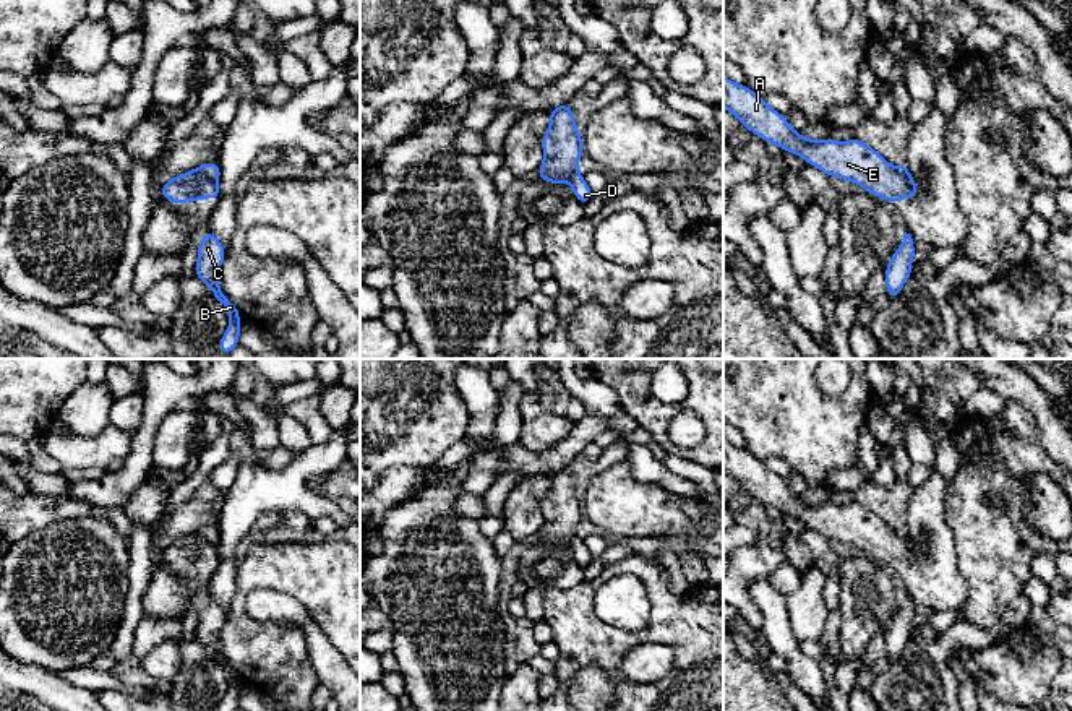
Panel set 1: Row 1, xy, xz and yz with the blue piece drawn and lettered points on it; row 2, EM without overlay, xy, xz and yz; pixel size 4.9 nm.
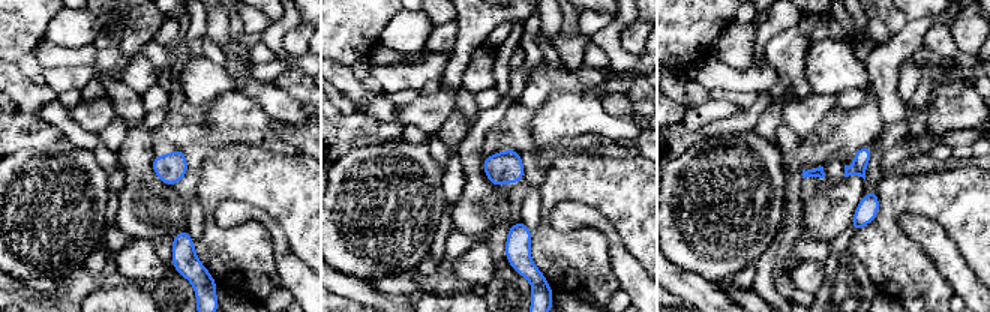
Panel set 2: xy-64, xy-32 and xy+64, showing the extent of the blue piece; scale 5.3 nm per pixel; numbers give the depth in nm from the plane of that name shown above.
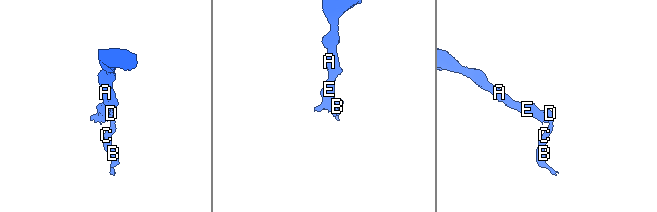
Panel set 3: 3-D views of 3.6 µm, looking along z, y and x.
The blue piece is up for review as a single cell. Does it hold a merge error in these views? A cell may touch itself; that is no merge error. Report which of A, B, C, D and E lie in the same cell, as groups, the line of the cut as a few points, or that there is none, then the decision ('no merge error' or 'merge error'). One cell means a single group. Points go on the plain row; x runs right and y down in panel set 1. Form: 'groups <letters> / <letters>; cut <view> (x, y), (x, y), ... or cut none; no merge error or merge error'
groups A E / B C D; cut xy (195, 533), (216, 546); merge error

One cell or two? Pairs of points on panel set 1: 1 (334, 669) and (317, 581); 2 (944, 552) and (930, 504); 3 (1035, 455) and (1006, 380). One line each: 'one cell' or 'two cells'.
1: two cells
2: one cell
3: two cells

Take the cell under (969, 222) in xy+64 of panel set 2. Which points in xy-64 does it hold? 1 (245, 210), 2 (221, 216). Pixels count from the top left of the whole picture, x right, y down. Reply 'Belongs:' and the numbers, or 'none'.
Belongs: none

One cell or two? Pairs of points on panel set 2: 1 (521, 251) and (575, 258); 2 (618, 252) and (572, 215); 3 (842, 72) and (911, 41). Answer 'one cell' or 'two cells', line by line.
1: two cells
2: one cell
3: two cells

